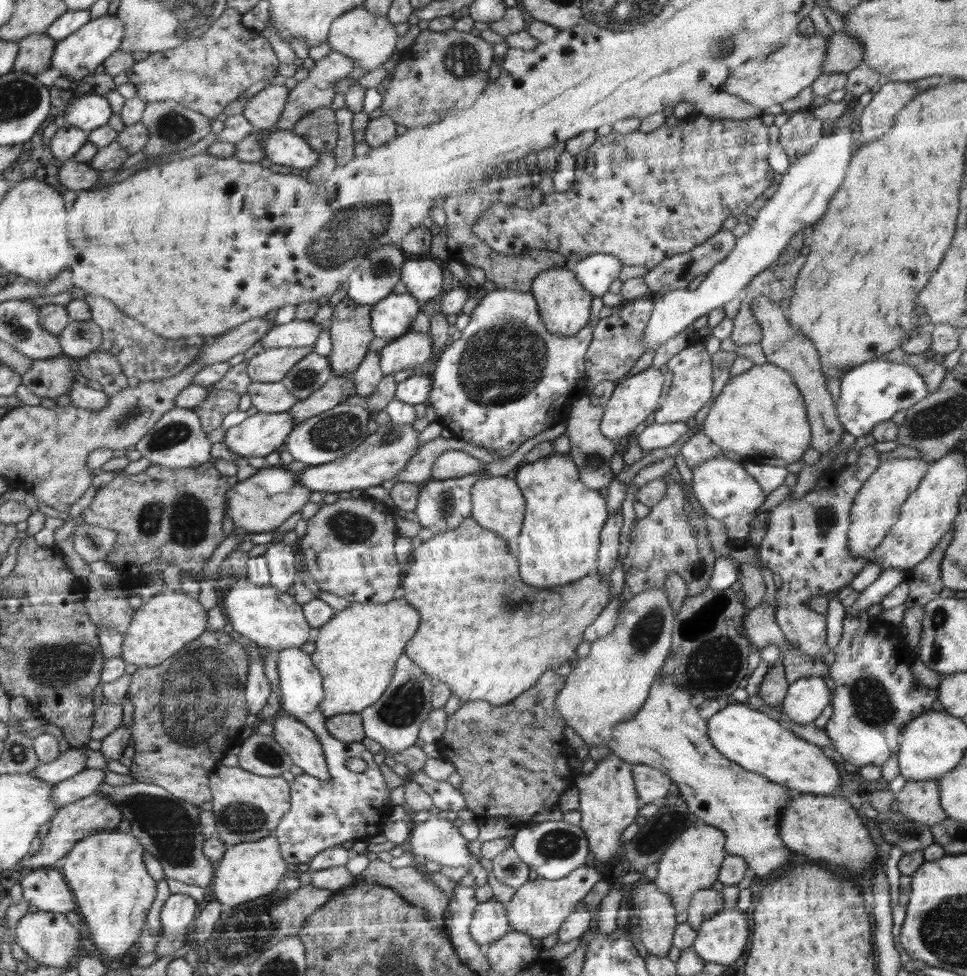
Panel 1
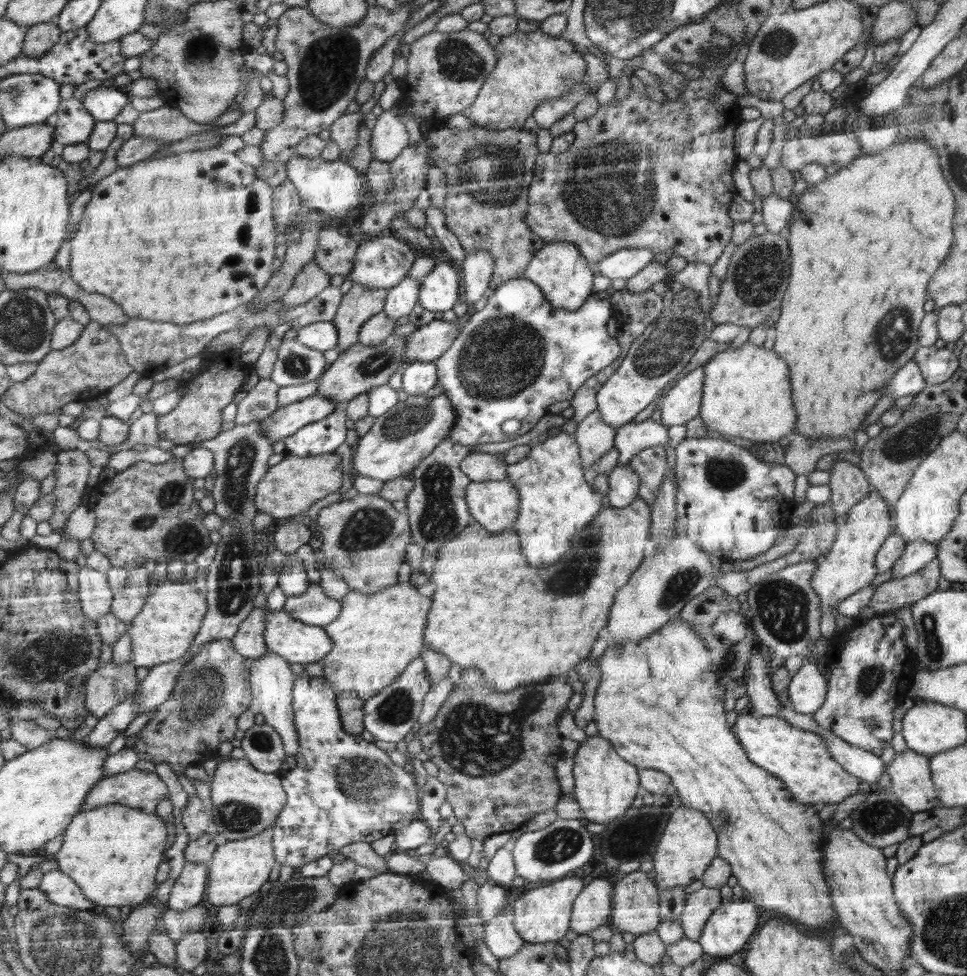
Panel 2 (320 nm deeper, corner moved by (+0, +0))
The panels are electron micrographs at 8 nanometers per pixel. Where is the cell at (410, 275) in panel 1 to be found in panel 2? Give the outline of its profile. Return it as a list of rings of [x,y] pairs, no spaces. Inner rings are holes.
[[[438,262],[420,284],[418,304],[425,310],[444,312],[458,302],[458,272],[450,262]]]

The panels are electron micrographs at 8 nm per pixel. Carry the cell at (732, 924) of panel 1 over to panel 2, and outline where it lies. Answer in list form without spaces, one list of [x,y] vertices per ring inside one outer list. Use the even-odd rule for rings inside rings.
[[[737,899],[721,906],[710,916],[697,940],[712,956],[730,956],[746,946],[758,928],[754,902]]]

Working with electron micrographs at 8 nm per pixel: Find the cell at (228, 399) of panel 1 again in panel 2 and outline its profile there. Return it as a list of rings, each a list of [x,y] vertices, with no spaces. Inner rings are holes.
[[[236,352],[207,353],[207,362],[201,371],[185,381],[184,394],[172,412],[157,417],[160,439],[172,440],[176,445],[209,441],[218,436],[222,426],[222,410],[232,403],[232,398],[244,386],[246,374],[244,361],[240,362]]]

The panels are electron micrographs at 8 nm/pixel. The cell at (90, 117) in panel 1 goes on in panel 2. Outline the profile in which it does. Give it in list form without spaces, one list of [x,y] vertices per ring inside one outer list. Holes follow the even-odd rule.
[[[99,86],[86,93],[83,105],[86,110],[96,118],[97,121],[114,120],[125,108],[128,98],[118,92],[118,88],[110,86]]]

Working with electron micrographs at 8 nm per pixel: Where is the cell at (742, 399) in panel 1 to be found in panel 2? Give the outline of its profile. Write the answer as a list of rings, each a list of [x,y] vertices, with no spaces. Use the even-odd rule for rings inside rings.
[[[747,341],[736,349],[717,353],[703,367],[704,397],[699,417],[713,434],[759,446],[790,437],[796,412],[792,408],[790,372],[780,355]]]

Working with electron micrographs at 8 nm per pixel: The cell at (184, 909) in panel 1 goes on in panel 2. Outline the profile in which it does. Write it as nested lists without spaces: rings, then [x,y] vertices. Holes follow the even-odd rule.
[[[186,863],[176,878],[167,902],[172,910],[186,910],[196,906],[206,893],[207,863]]]

